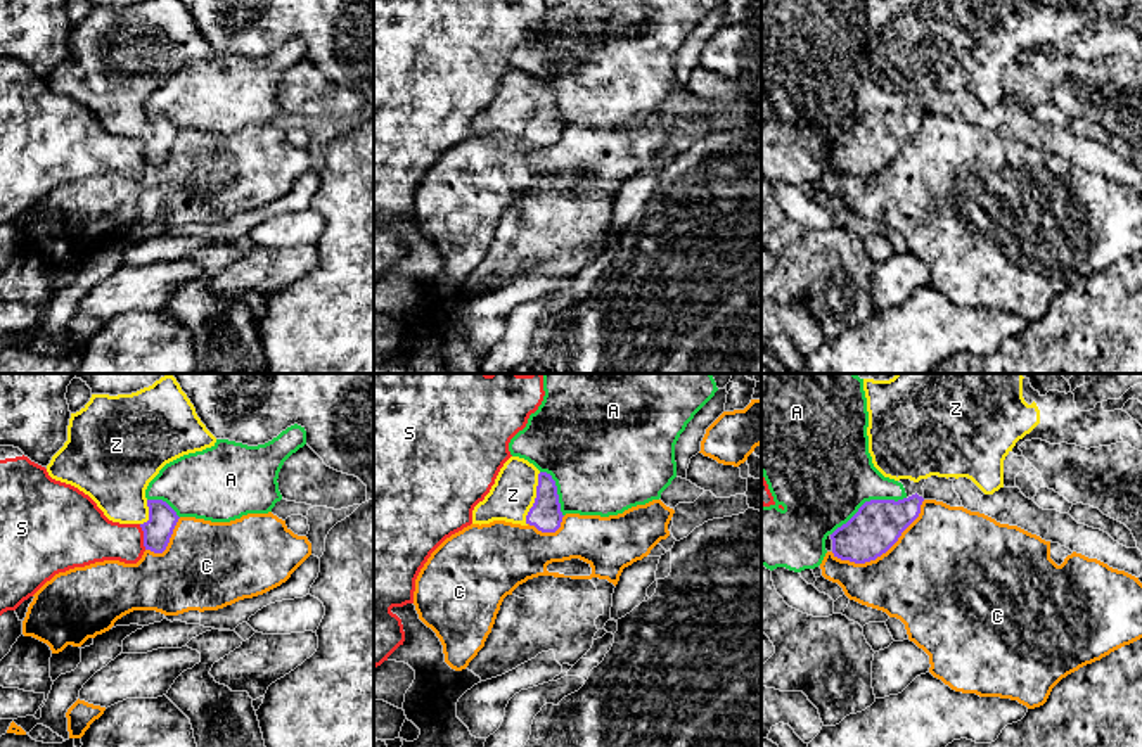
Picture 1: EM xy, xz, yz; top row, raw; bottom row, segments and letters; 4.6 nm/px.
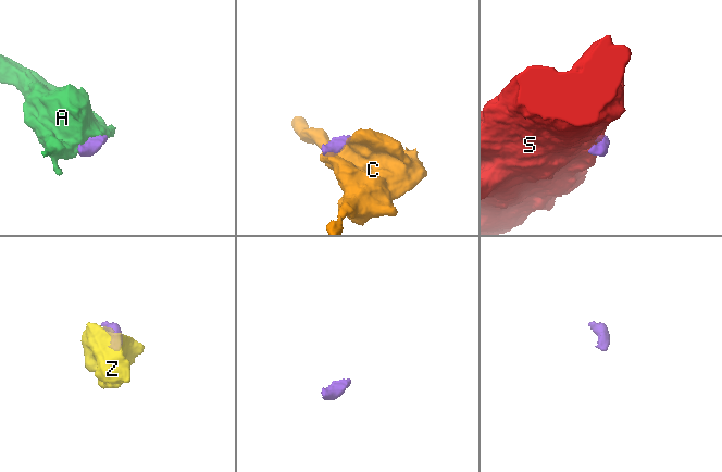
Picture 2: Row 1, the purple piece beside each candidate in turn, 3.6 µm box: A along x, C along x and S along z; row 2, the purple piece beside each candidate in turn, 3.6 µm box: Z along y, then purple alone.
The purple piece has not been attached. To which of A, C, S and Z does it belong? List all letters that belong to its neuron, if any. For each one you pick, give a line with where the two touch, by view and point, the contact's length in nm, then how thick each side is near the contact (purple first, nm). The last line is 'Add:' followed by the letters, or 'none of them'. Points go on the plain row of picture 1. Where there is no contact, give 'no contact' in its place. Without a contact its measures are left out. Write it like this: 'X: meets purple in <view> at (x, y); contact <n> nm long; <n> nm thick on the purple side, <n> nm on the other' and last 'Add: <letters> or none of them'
Z: meets purple in xz at (535, 111); contact 260 nm long; 150 nm thick on the purple side, 200 nm on the other
Add: Z

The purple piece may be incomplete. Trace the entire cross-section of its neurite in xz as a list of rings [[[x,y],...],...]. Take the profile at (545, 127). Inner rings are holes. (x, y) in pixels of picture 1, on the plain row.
[[[510,69],[490,105],[472,123],[472,137],[505,133],[555,145],[562,135],[555,93],[524,71]]]

